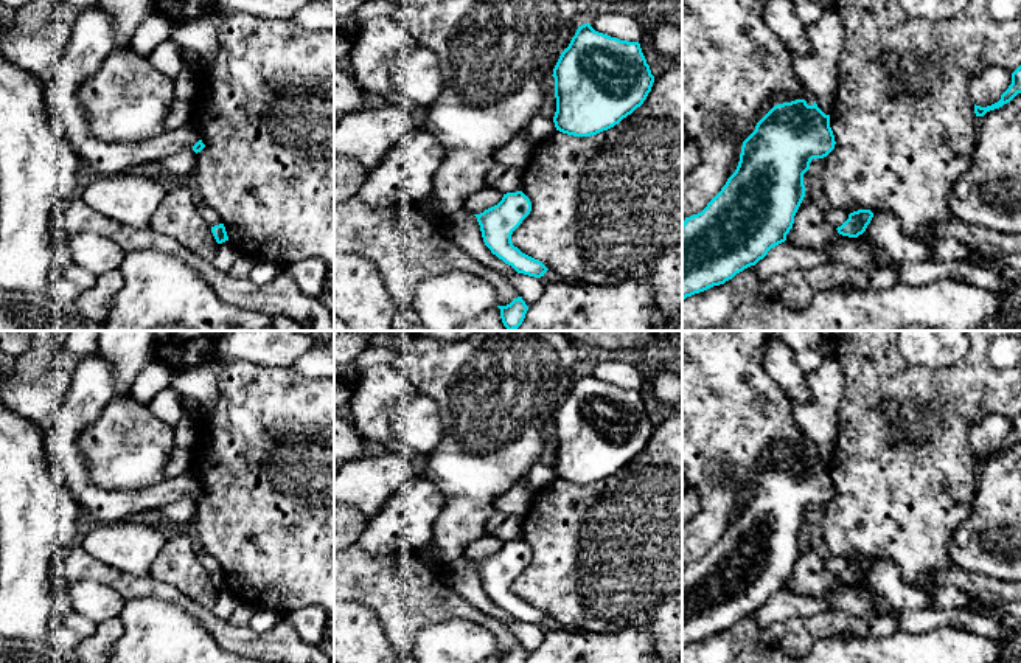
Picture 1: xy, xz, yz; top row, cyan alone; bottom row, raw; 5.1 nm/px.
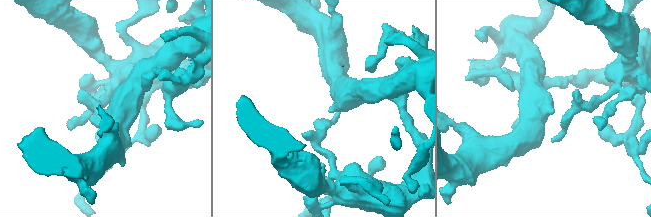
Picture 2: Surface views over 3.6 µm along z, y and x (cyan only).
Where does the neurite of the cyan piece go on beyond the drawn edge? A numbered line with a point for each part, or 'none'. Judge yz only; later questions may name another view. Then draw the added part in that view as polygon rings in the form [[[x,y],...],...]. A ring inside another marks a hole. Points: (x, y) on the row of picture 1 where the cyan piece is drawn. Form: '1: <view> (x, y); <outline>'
none

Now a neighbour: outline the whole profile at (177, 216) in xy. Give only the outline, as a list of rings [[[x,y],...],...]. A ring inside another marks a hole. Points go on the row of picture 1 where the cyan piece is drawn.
[[[176,186],[166,191],[148,228],[176,239],[185,248],[210,262],[216,256],[219,244],[211,233],[211,227],[197,210],[196,194],[186,186]]]

